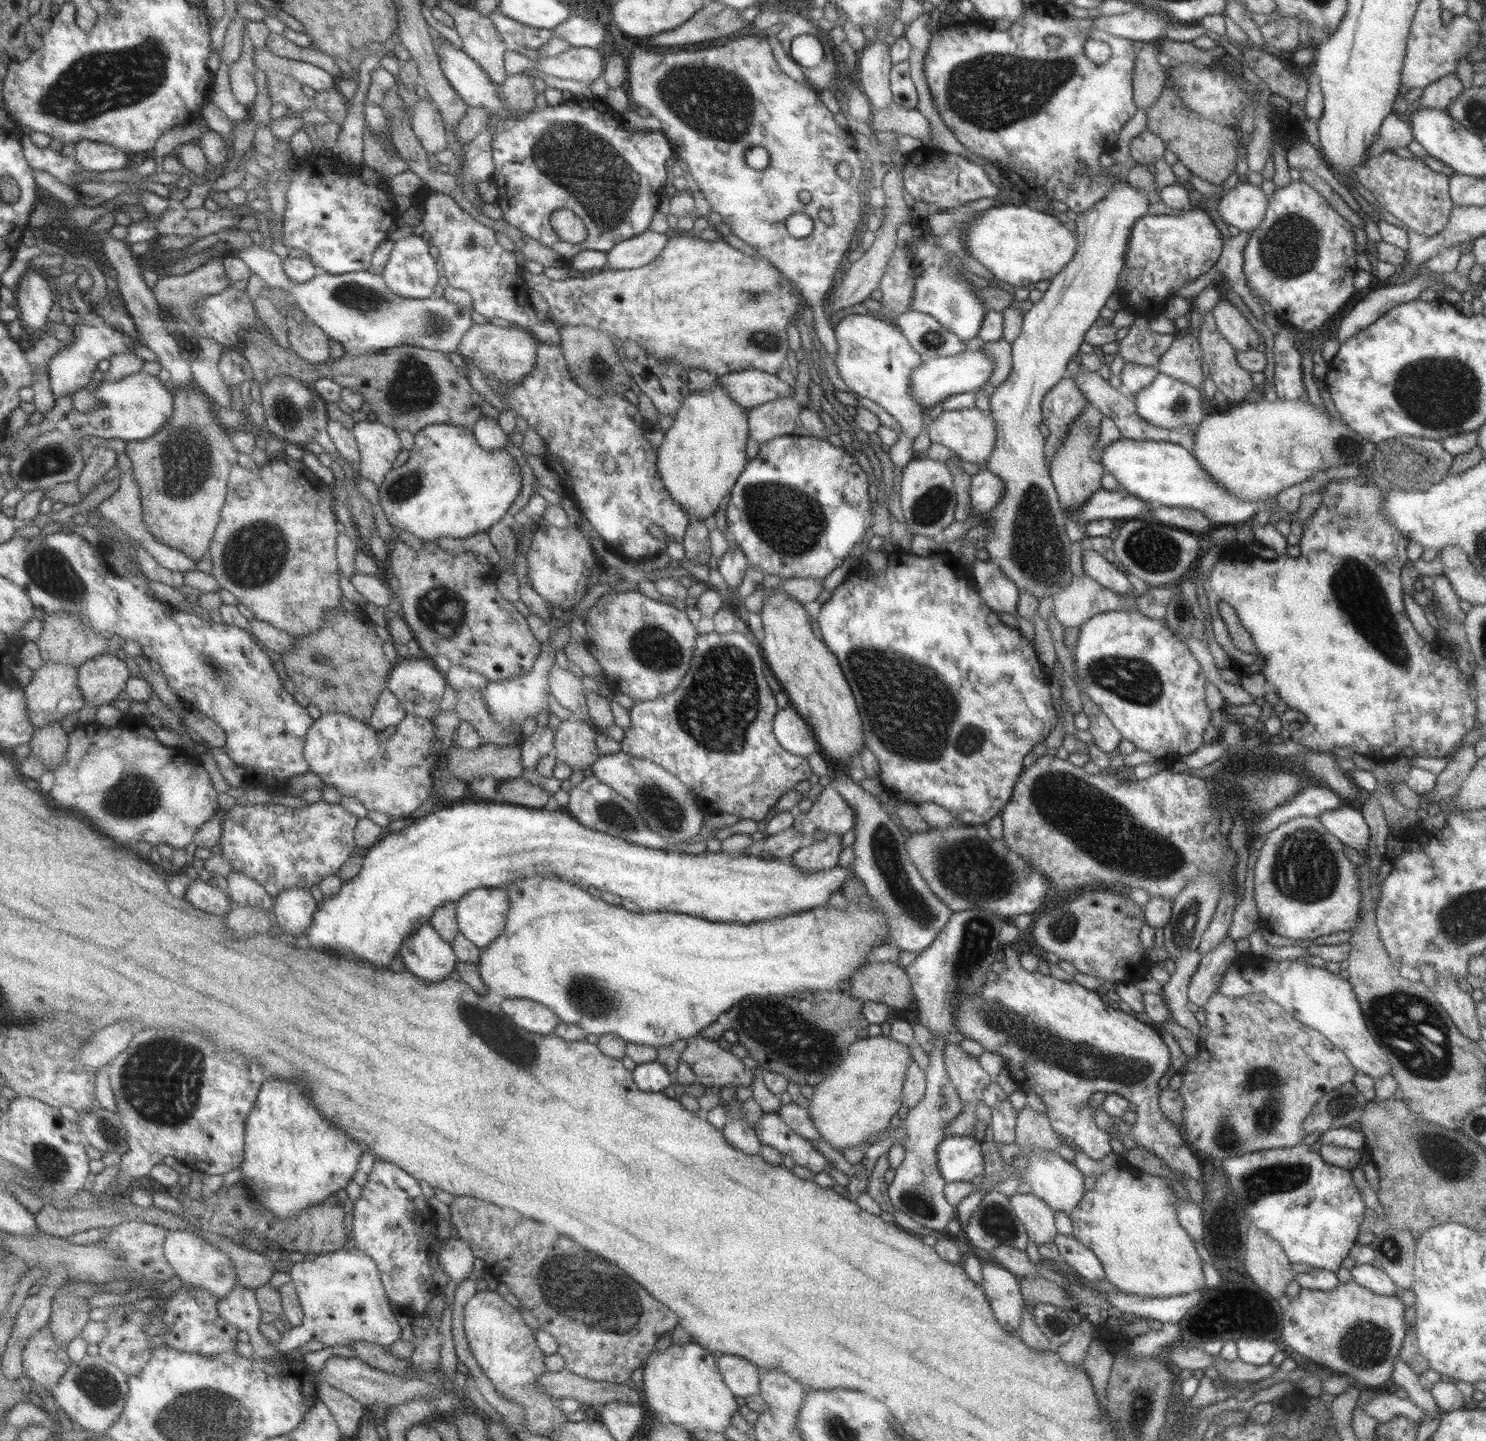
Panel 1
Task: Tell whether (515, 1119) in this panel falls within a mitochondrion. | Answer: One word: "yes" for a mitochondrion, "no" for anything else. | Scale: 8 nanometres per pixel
no

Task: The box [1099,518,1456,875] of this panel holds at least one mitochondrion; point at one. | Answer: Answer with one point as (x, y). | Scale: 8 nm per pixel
(1357, 589)

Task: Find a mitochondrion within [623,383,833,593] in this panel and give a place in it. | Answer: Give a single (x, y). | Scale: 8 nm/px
(788, 522)

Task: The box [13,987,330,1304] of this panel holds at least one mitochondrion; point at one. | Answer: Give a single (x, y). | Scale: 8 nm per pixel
(162, 1082)

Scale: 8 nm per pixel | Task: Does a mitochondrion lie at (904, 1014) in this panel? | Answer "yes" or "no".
no

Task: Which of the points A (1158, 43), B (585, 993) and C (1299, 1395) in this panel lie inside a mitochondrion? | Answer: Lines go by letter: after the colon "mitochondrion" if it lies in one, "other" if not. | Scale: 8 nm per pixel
A: other
B: mitochondrion
C: other

